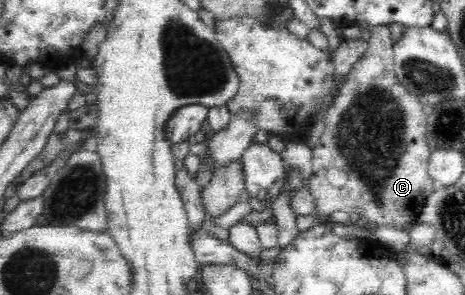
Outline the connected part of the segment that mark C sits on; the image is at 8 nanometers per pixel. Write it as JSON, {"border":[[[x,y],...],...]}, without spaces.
{"border":[[[390,25],[370,28],[371,39],[369,40],[365,56],[353,66],[349,78],[343,84],[339,85],[338,92],[333,96],[333,104],[328,108],[326,114],[325,130],[323,130],[323,134],[317,145],[312,148],[312,174],[310,175],[308,189],[315,203],[314,215],[331,214],[335,210],[345,210],[345,212],[355,212],[356,210],[361,213],[361,216],[365,216],[365,218],[371,220],[371,222],[376,222],[378,225],[404,226],[408,230],[412,221],[417,218],[417,214],[423,208],[427,197],[434,191],[431,178],[428,175],[428,162],[433,148],[427,148],[427,143],[425,142],[427,115],[422,111],[422,104],[409,91],[403,90],[401,83],[394,73],[394,46],[390,36],[391,32],[389,31]]]}

